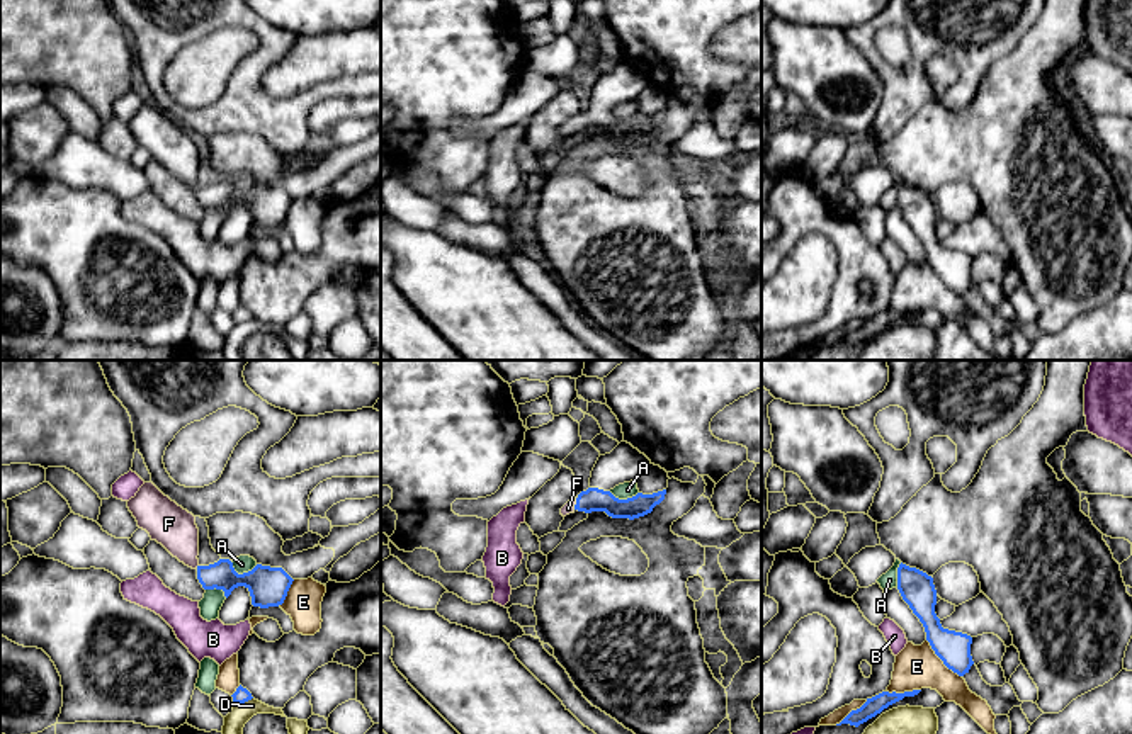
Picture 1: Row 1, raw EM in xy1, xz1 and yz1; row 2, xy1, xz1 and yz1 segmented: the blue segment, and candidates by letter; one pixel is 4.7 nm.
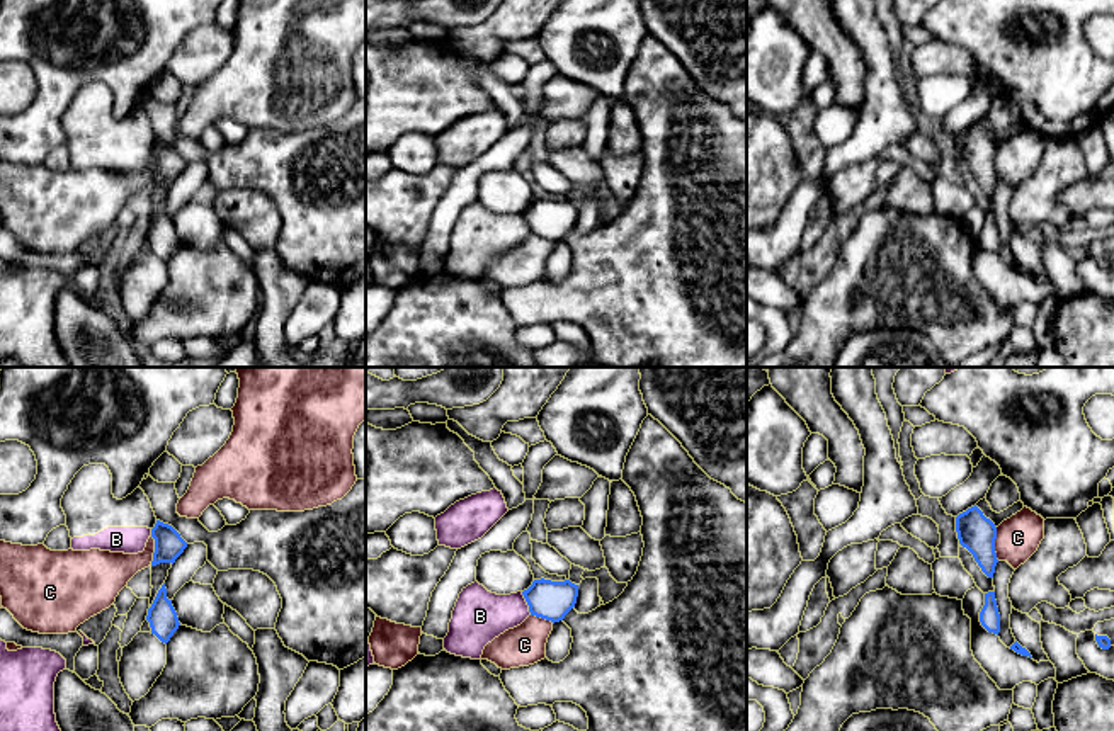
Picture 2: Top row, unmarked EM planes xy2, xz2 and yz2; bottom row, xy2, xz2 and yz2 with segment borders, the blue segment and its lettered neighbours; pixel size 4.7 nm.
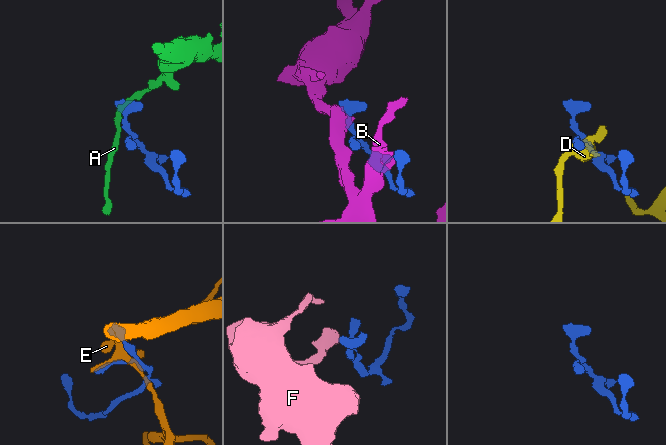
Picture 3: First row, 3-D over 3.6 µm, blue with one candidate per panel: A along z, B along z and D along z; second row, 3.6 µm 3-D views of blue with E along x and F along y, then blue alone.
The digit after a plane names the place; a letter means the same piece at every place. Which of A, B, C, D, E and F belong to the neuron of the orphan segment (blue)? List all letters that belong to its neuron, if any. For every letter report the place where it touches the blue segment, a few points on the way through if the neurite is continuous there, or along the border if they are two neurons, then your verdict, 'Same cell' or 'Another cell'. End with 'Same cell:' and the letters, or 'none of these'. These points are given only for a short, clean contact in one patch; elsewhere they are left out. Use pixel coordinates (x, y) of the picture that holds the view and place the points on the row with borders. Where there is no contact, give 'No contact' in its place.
A: Touches blue at xy1 (243, 573). Boundary: xy1 (230, 561), (238, 573), (247, 573), (257, 564). Another cell
B: Touches blue at xz2 (528, 604). Boundary: xz2 (521, 592), (531, 614). Another cell
C: Touches blue at yz2 (994, 544). Boundary: yz2 (995, 527), (995, 556), (999, 560). Another cell
D: Touches blue at xy1 (243, 702). Another cell
E: Touches blue at yz1 (940, 658). Another cell
F: Touches blue at xz1 (577, 503). Path across: xz1 (592, 500), (577, 503), (568, 508). Same cell
Same cell: F

